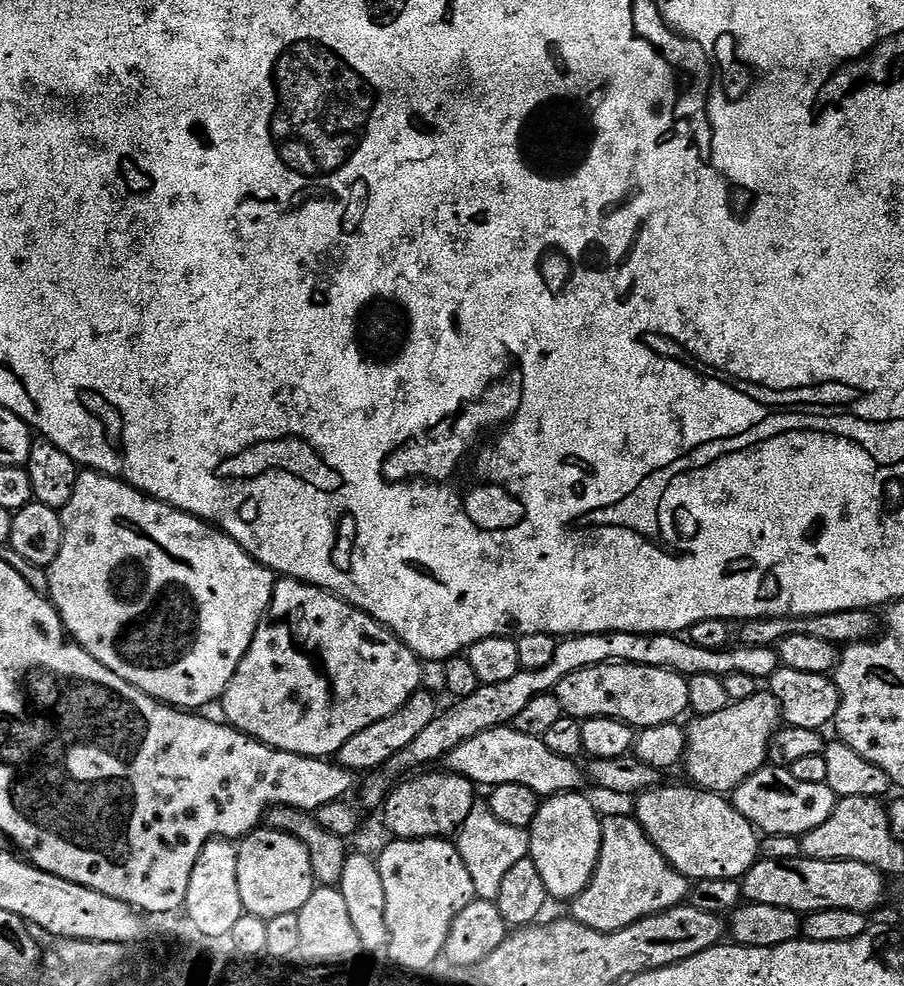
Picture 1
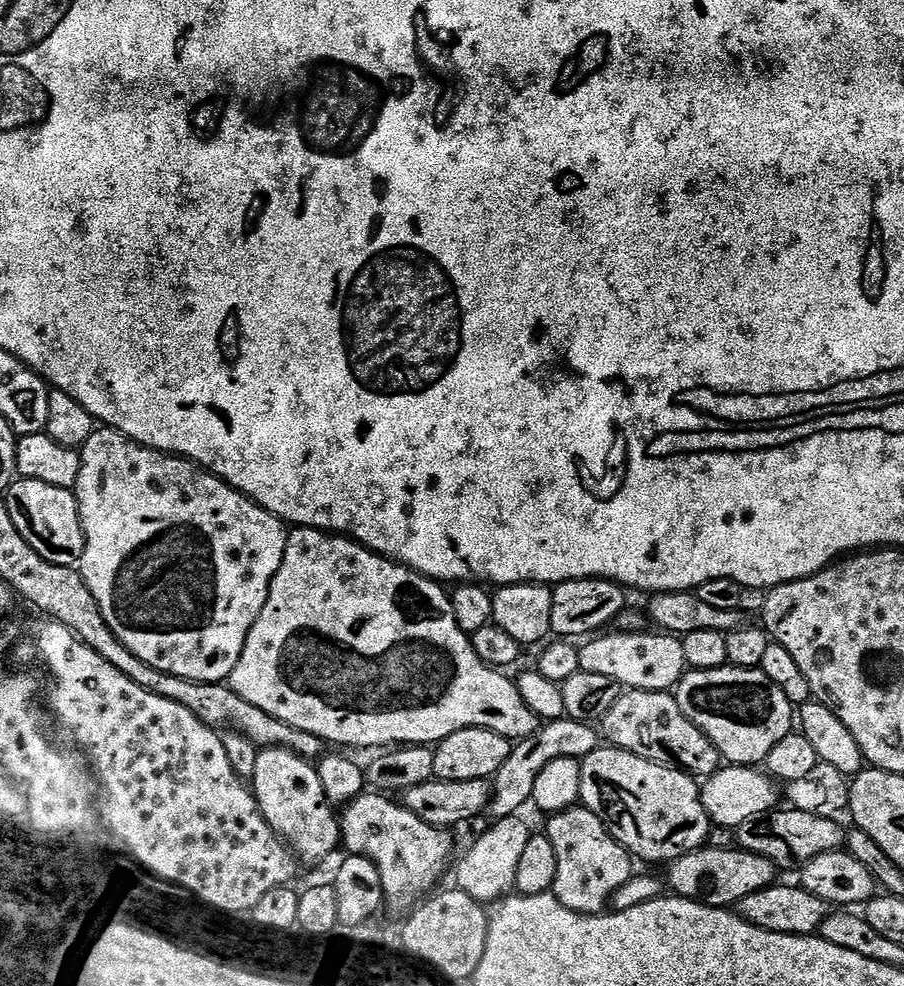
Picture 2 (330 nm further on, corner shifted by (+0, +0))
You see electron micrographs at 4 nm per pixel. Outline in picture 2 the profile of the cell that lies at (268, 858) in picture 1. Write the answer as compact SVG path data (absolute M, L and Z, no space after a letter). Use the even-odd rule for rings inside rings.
M286 748L257 751L256 765L250 777L250 791L256 797L256 805L264 821L297 857L324 860L338 848L341 839L337 817L332 817L333 809L324 799L315 767L303 757Z

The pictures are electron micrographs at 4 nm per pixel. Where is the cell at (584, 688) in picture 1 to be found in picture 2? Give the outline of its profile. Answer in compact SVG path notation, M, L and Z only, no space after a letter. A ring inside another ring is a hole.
M616 630L613 636L600 634L580 648L580 671L604 676L628 690L668 692L680 683L686 665L680 640L671 634Z

